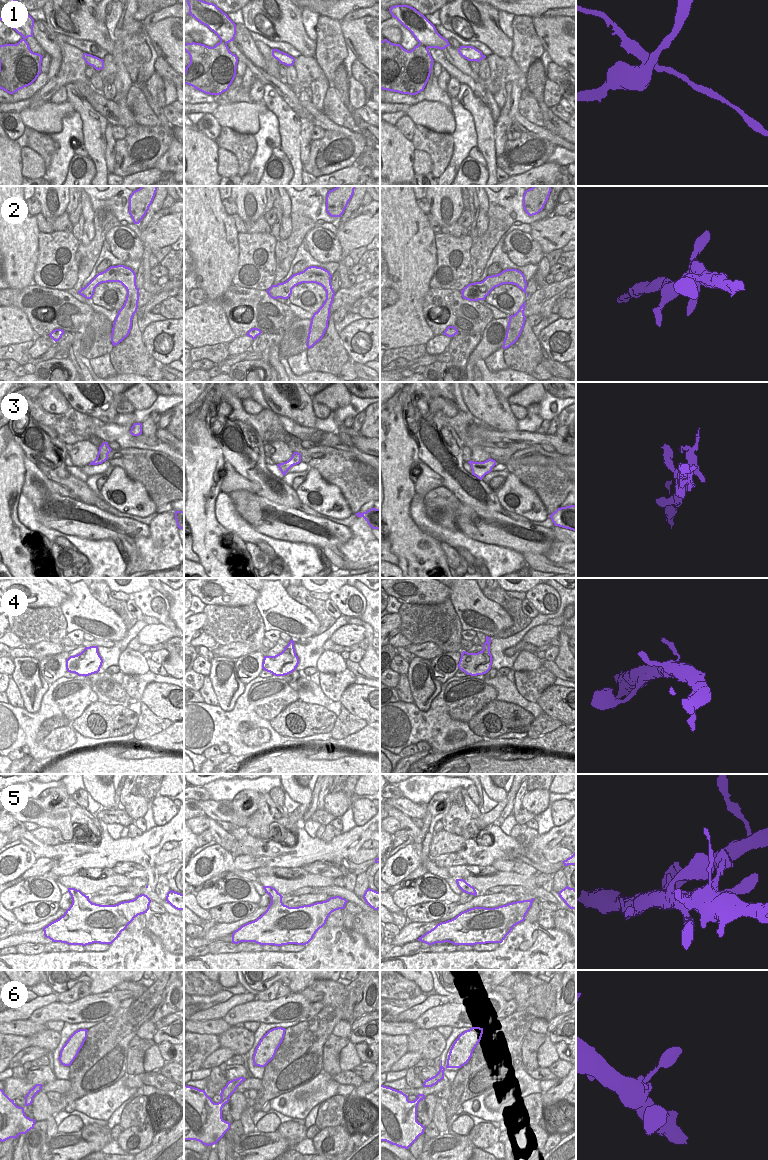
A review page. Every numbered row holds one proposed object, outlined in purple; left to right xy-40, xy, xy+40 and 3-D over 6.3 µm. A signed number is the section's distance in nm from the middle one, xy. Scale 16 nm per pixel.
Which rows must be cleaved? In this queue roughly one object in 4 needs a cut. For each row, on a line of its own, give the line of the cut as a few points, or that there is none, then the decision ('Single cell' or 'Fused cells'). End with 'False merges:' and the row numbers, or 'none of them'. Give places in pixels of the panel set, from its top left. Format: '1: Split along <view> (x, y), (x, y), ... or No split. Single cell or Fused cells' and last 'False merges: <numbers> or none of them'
1: Split along xy+40 (419, 42), (427, 48). Fused cells
2: No split. Single cell
3: No split. Single cell
4: No split. Single cell
5: No split. Single cell
6: No split. Single cell
False merges: 1.

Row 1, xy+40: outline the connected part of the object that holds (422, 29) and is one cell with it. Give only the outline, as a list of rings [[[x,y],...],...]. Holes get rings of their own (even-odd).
[[[395,5],[390,7],[389,11],[392,17],[396,18],[425,47],[442,50],[450,46],[448,40],[442,37],[435,26],[415,8]]]

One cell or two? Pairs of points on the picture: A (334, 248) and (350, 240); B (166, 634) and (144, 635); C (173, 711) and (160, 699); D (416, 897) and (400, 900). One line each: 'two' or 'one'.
A: two
B: one
C: one
D: one

